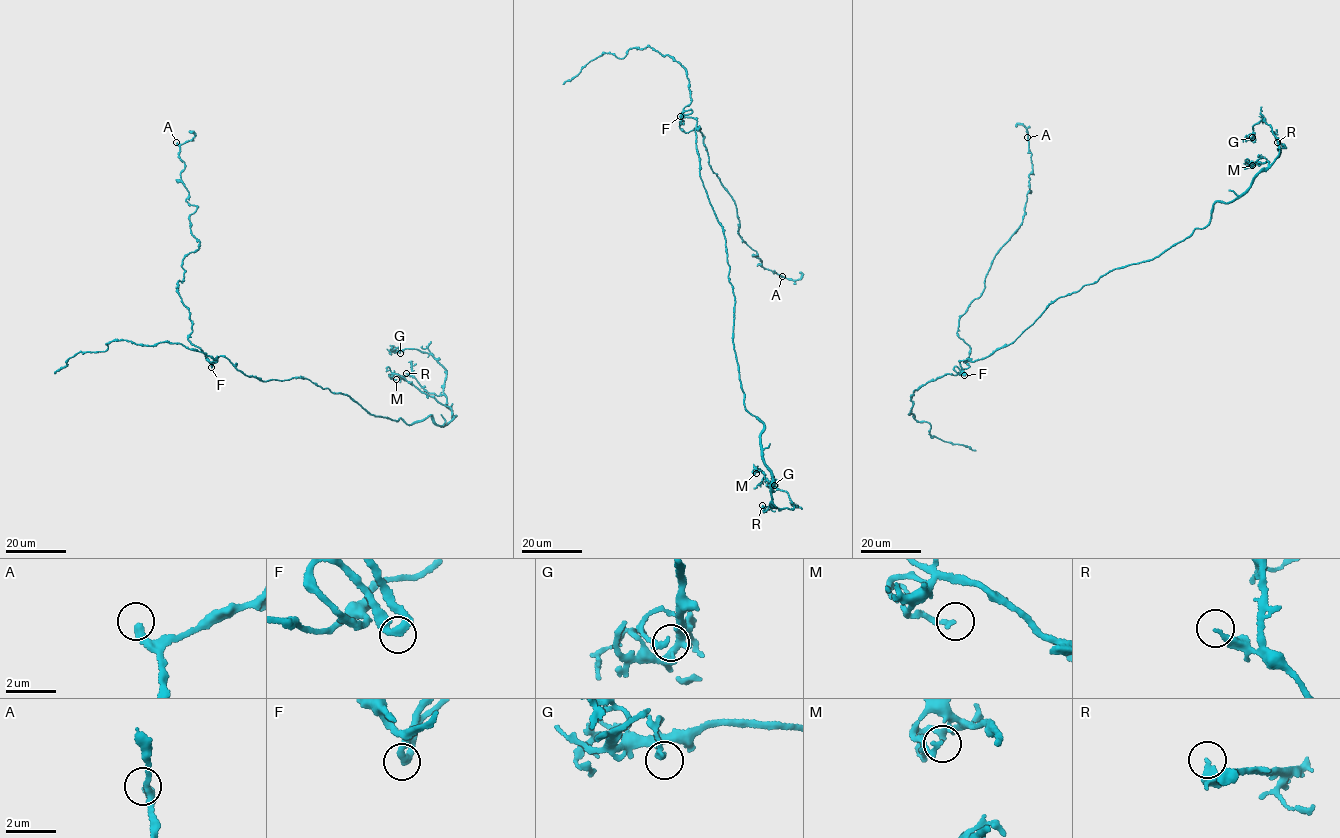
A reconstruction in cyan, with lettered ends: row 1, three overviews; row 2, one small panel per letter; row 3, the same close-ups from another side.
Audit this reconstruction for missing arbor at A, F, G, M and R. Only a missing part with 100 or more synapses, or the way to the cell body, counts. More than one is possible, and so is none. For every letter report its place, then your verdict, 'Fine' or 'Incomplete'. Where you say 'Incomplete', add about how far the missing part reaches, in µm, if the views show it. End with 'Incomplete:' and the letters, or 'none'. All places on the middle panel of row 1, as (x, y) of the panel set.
A: Place: (782, 276). Fine
F: Place: (680, 116). Fine
G: Place: (774, 485). Fine
M: Place: (756, 473). Fine
R: Place: (762, 505). Fine
Incomplete: none

